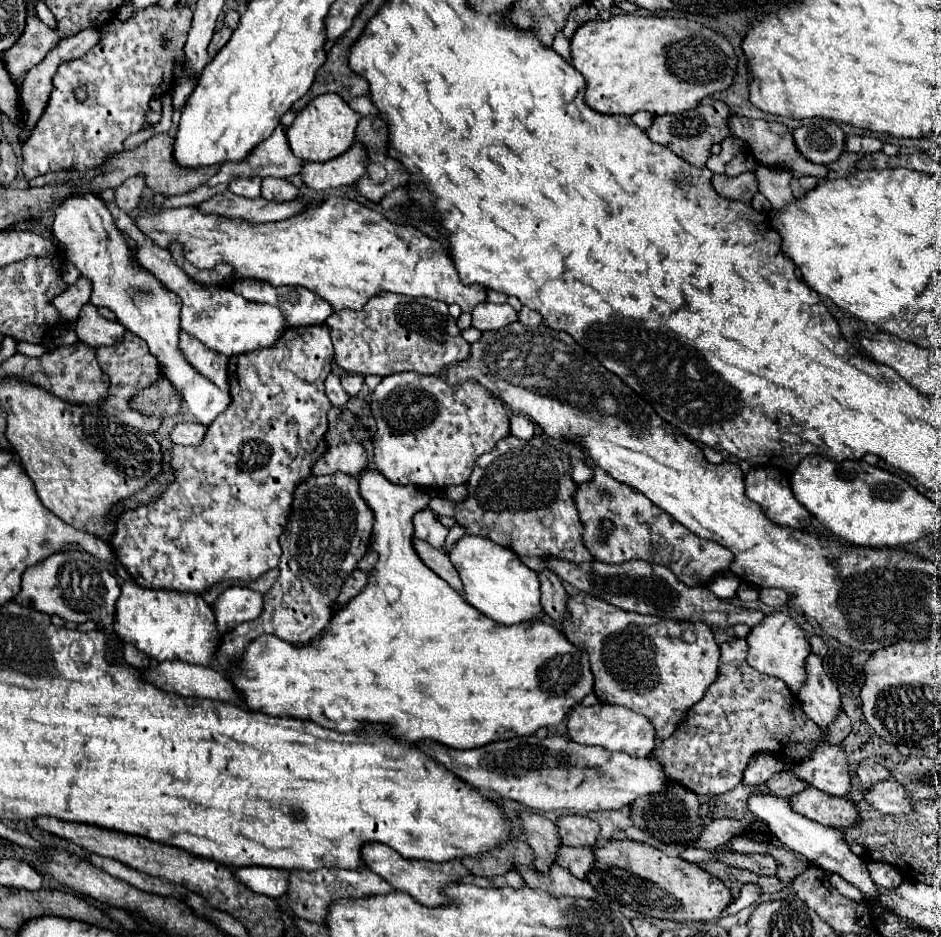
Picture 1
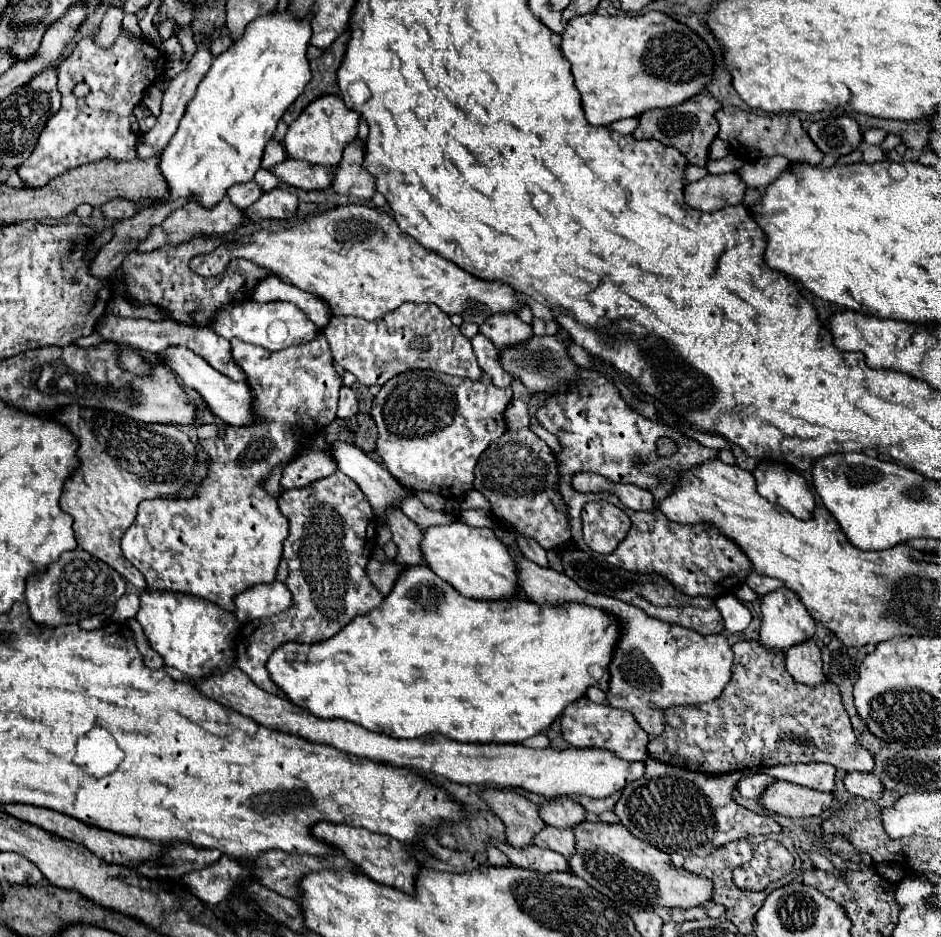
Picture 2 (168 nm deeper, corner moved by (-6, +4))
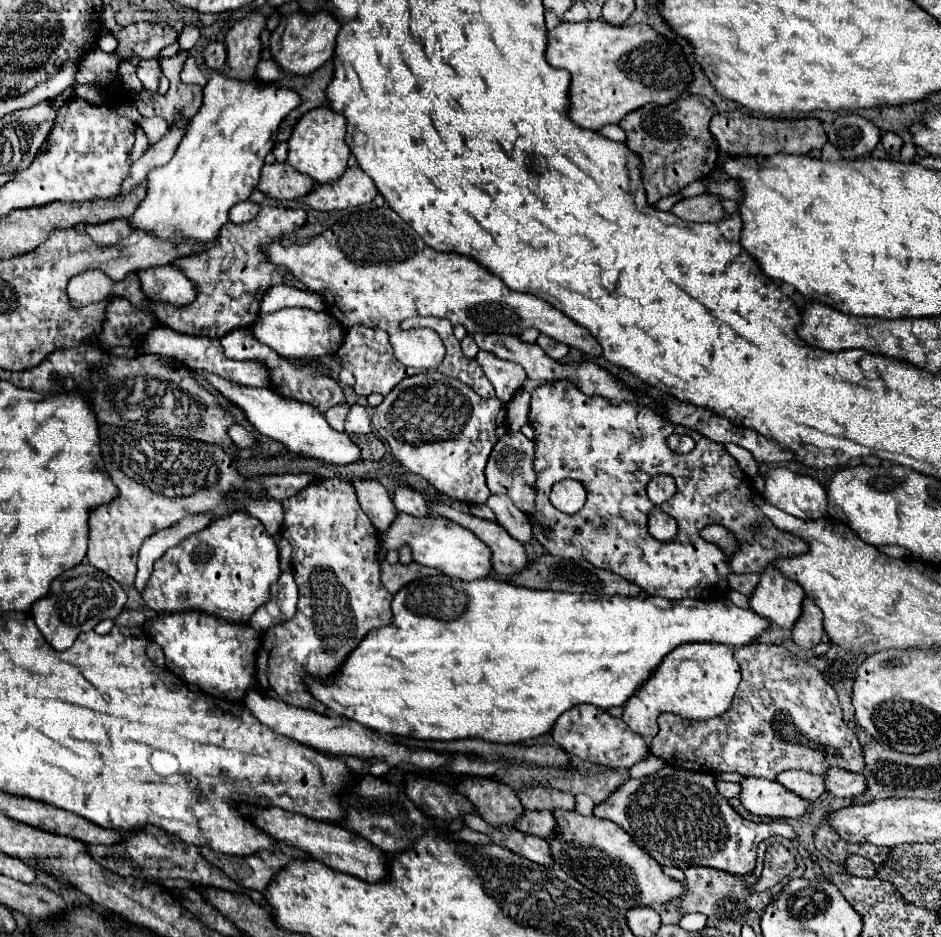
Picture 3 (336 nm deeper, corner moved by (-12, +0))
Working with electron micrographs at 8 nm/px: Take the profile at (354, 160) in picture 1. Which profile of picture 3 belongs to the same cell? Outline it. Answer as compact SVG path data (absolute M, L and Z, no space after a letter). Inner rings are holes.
M275 162L273 166L265 166L261 170L257 188L275 200L299 200L307 196L315 184L317 182L311 176L303 176L287 162Z

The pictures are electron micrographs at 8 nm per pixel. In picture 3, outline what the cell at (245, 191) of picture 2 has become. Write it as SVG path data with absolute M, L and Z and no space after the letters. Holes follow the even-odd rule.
M243 200L241 204L235 204L229 212L229 220L235 222L235 224L243 224L243 222L249 222L257 216L259 212L259 204L251 202L251 200Z

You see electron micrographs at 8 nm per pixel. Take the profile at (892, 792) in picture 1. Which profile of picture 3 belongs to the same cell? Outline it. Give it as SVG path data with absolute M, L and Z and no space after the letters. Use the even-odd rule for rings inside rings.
M831 768L827 772L825 784L831 794L841 796L841 798L857 798L867 788L863 774L855 774L849 770L837 770L837 768Z

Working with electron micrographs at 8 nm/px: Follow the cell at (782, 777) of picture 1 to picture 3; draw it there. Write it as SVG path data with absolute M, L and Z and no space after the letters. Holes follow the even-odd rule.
M719 780L717 790L719 790L725 798L739 798L739 794L741 794L741 786L735 784L735 782L723 782L723 780Z

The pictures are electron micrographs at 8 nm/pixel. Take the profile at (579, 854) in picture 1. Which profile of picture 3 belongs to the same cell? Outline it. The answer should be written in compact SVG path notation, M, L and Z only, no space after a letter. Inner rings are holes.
M527 810L525 816L521 820L517 820L517 830L539 836L543 840L553 840L559 836L557 820L551 812L529 812Z

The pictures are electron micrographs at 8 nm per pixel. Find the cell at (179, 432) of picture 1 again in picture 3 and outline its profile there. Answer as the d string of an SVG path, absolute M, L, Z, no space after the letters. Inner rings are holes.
M233 424L227 432L229 432L229 438L233 440L233 444L237 444L239 448L249 448L255 442L255 438L243 426L239 426L239 424Z

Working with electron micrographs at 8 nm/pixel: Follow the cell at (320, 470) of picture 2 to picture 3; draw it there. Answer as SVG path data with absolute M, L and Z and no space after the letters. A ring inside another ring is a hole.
M111 424L99 426L99 438L103 458L107 460L105 470L117 486L117 498L91 510L87 558L95 568L125 586L133 584L133 578L137 574L139 546L153 532L167 528L189 514L211 510L215 518L219 518L231 514L233 510L241 510L225 502L223 498L233 488L249 488L253 492L265 492L275 500L285 500L301 492L315 480L305 472L273 474L245 480L237 474L231 458L221 446L191 438L145 434Z

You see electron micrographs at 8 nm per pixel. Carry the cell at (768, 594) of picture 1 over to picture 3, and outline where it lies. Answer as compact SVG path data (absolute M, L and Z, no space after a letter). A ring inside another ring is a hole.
M749 574L749 576L729 576L729 586L745 596L751 596L759 584L761 574Z

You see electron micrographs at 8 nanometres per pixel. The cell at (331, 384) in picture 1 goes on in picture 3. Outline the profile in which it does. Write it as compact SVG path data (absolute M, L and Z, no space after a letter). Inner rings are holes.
M353 404L349 408L349 414L345 418L345 432L347 434L369 434L371 432L371 420L363 406Z

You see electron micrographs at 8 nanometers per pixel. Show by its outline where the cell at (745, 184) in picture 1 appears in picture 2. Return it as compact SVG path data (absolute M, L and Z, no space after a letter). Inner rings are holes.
M719 174L705 176L685 188L685 204L701 210L715 212L725 206L739 204L745 196L745 184L737 174Z

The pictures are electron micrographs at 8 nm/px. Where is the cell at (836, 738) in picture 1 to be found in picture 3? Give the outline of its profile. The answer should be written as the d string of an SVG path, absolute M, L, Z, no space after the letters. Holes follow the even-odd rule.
M745 644L735 650L735 658L741 666L741 684L735 692L735 698L729 710L717 718L709 720L685 720L677 714L665 712L657 718L659 734L651 742L651 754L661 758L665 764L721 774L721 772L739 772L743 776L761 776L775 780L775 776L789 768L799 768L815 774L825 774L831 768L843 768L849 772L863 772L865 760L863 750L853 734L853 730L843 722L843 710L837 700L837 692L827 684L827 680L811 664L799 660L783 646L775 644Z

